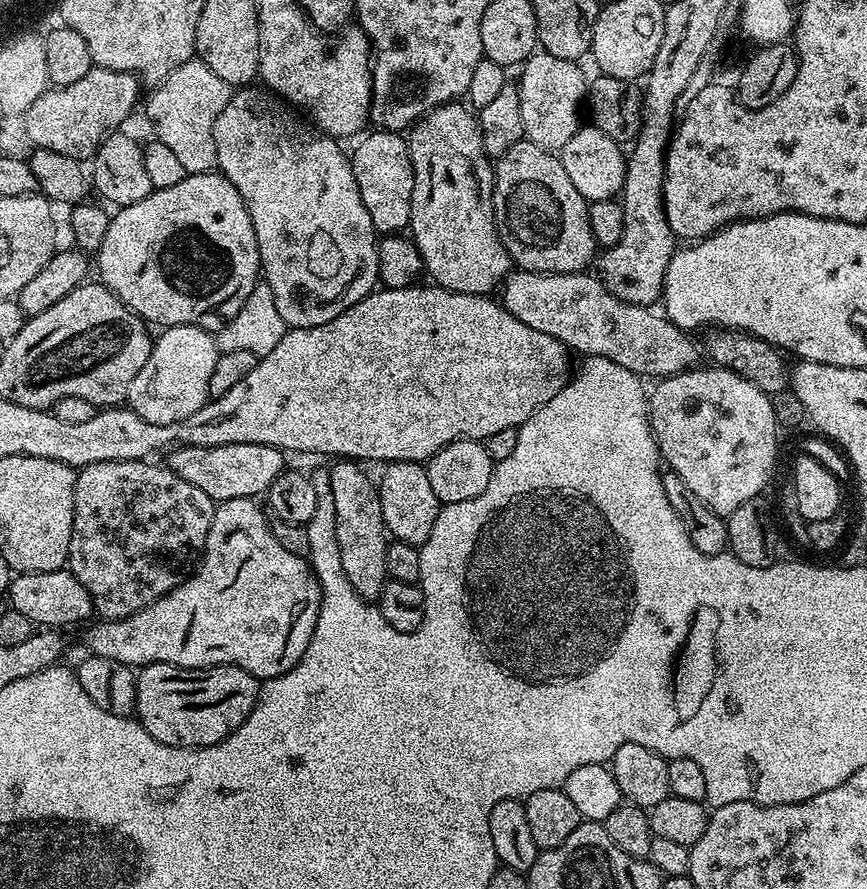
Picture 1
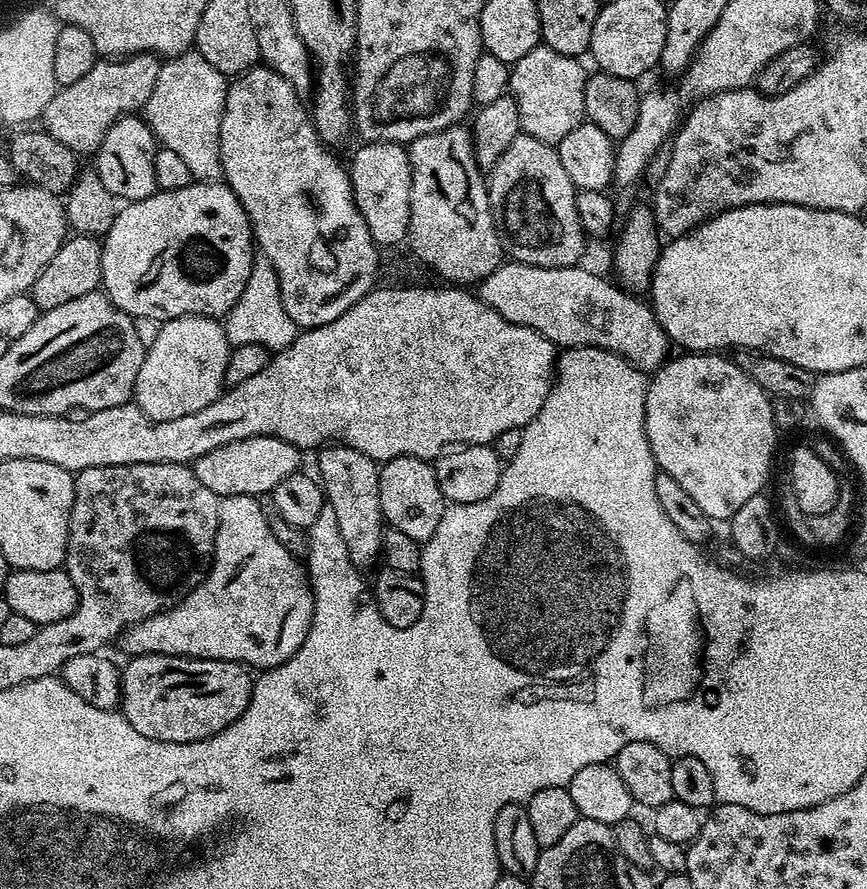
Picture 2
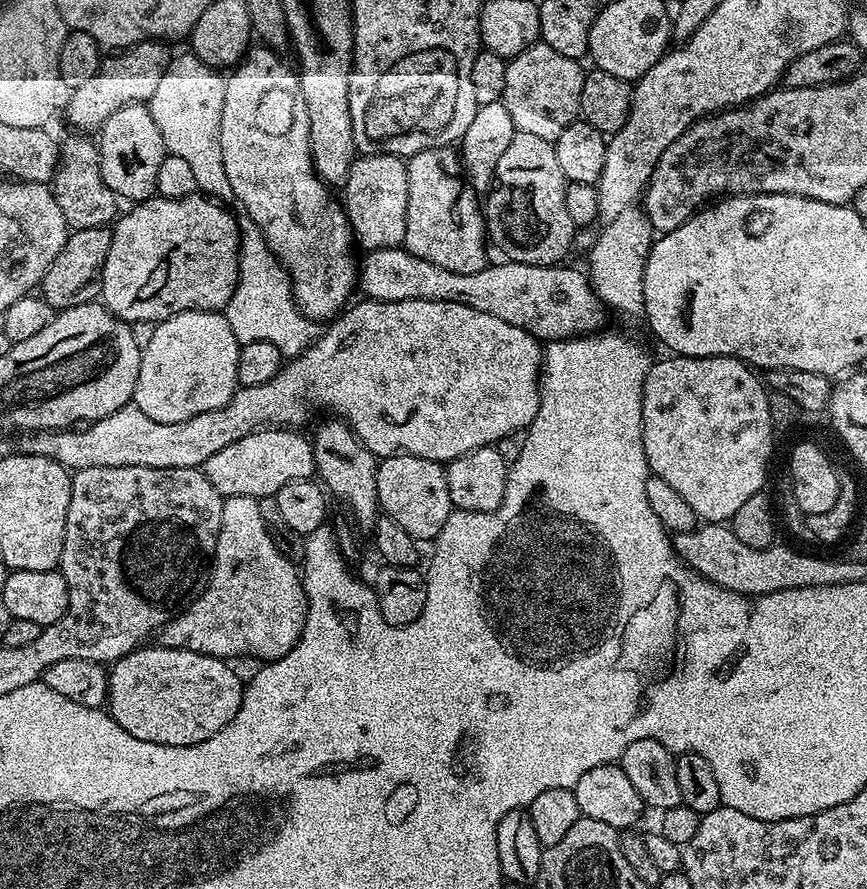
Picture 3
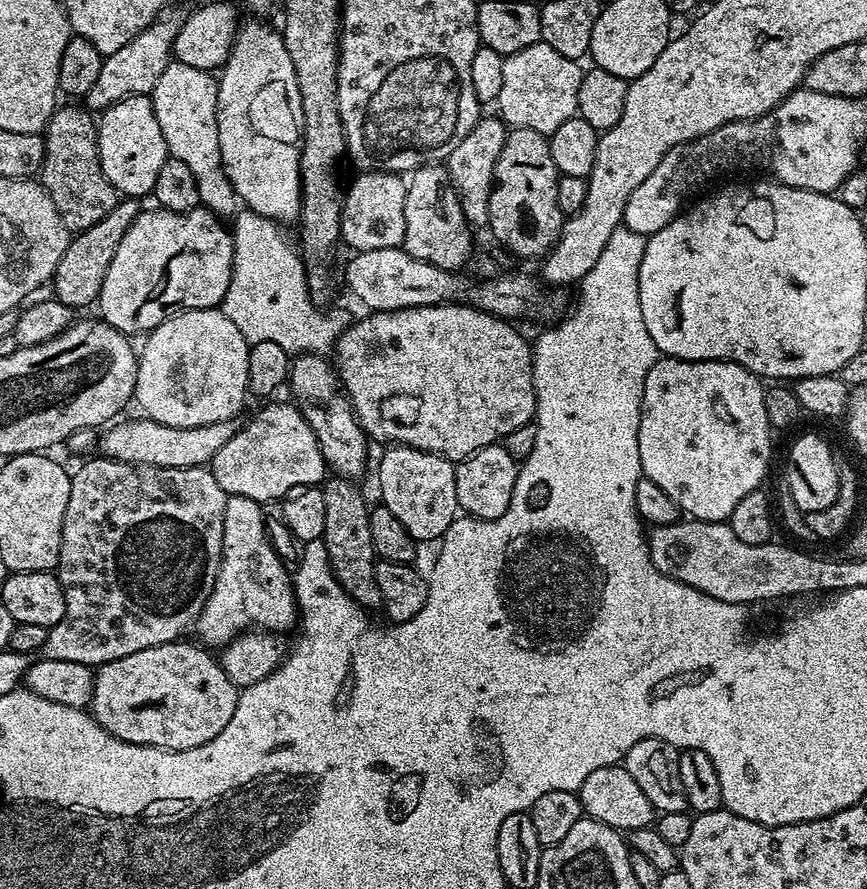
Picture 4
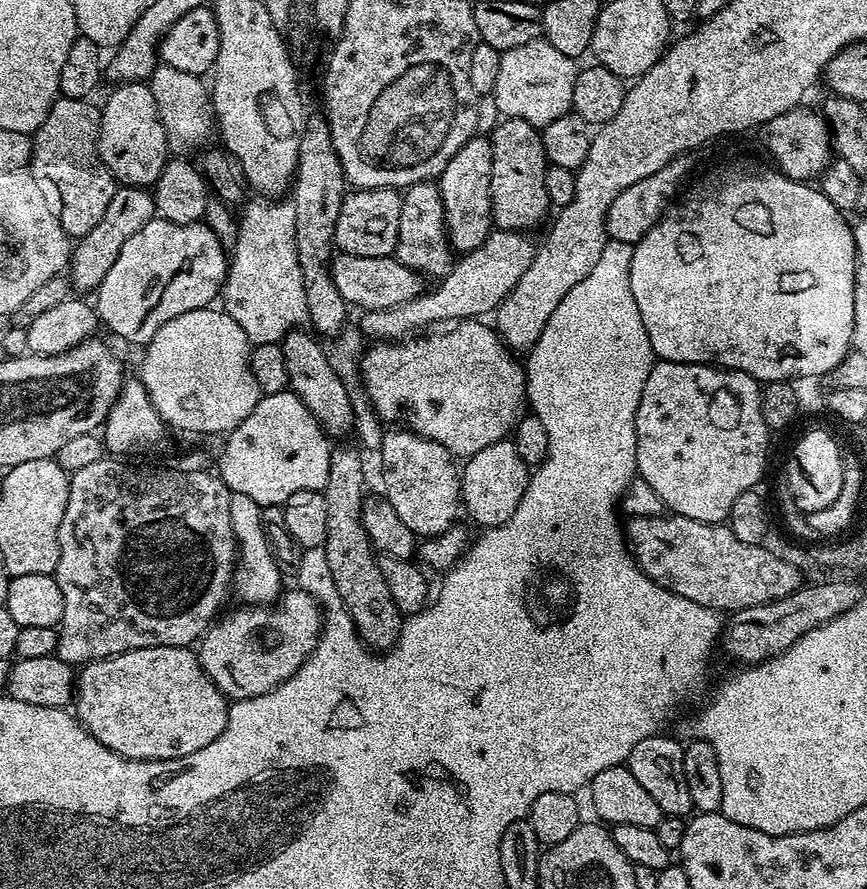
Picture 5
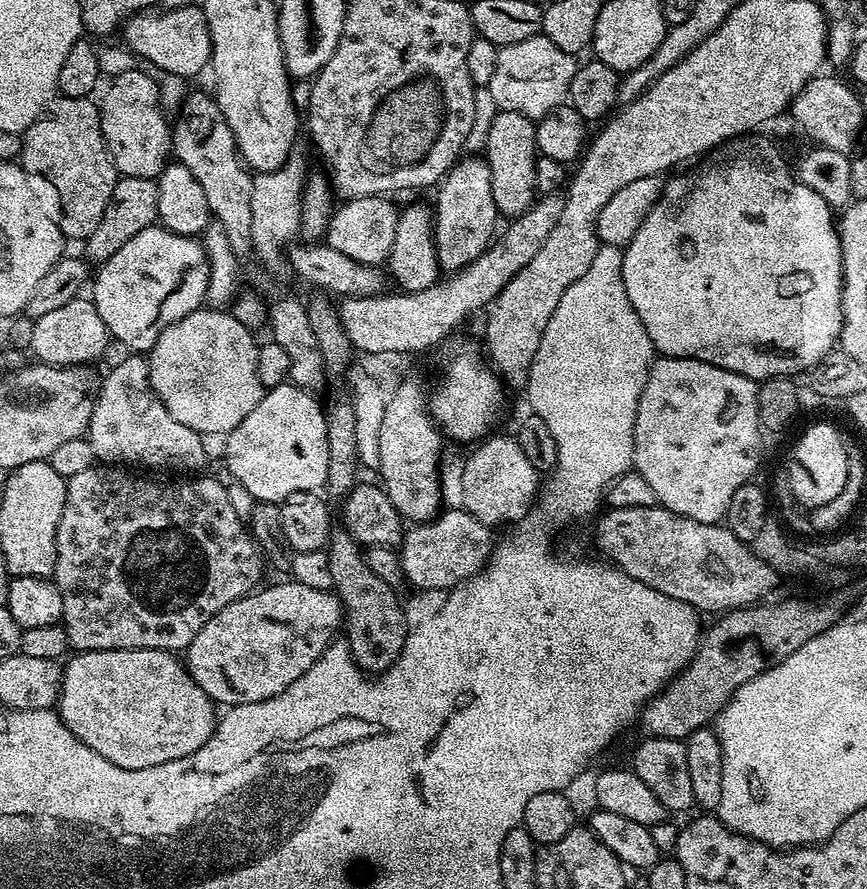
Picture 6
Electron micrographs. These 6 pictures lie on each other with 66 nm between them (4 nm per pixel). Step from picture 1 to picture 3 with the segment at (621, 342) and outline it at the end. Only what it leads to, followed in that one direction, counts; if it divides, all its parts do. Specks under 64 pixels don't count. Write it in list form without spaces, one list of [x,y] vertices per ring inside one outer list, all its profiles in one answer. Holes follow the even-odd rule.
[[[374,248],[358,264],[358,288],[369,300],[406,302],[462,302],[474,306],[482,314],[494,314],[510,326],[518,326],[541,342],[569,340],[572,336],[590,336],[605,327],[606,305],[592,289],[591,279],[568,266],[534,266],[508,260],[504,264],[489,263],[474,274],[454,274],[443,266],[434,266],[426,258],[410,254],[407,248]]]

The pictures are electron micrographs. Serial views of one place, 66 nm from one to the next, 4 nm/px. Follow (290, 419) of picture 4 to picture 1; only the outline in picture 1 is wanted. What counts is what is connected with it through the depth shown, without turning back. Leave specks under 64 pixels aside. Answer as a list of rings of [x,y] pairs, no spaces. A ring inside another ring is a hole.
[[[227,444],[226,446],[177,446],[167,453],[166,464],[178,478],[198,486],[213,502],[230,498],[260,498],[285,471],[285,453],[269,444]]]

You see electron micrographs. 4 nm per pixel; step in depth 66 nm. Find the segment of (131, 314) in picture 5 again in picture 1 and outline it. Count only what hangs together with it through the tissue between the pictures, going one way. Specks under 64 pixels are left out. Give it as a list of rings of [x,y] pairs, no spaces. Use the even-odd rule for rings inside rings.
[[[219,171],[186,174],[175,186],[155,189],[142,202],[125,204],[117,212],[108,221],[106,238],[102,238],[99,279],[149,325],[198,326],[216,334],[235,318],[261,279],[254,222],[250,222],[242,194]]]

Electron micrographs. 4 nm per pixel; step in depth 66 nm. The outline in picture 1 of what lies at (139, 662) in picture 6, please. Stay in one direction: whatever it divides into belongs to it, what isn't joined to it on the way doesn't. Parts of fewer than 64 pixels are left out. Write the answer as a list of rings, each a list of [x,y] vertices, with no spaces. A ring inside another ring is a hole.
[[[145,664],[136,672],[135,719],[158,742],[179,748],[205,748],[225,740],[254,710],[261,681],[233,664],[179,668]]]

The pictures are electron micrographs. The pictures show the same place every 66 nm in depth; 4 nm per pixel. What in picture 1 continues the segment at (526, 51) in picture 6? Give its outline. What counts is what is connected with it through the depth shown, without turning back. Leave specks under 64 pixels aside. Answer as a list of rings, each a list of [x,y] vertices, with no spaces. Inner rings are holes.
[[[537,50],[532,53],[529,60],[524,61],[522,67],[519,69],[520,80],[518,79],[518,98],[522,102],[522,126],[524,127],[524,135],[530,142],[534,142],[538,146],[549,150],[558,150],[562,146],[566,146],[566,142],[570,142],[570,138],[574,138],[574,134],[582,126],[580,120],[580,112],[582,116],[582,109],[586,104],[586,79],[584,80],[584,72],[580,69],[581,65],[574,60],[567,60],[566,58],[554,58],[554,54],[543,50]]]

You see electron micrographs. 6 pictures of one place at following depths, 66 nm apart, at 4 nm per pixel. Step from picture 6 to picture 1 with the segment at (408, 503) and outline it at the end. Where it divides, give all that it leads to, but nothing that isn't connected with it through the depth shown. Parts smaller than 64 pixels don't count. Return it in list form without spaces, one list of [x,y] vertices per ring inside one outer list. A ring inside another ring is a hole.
[[[394,460],[378,476],[378,491],[382,502],[382,518],[392,540],[401,540],[407,544],[421,545],[430,538],[434,522],[442,507],[440,500],[430,487],[428,469],[423,463],[414,460]]]

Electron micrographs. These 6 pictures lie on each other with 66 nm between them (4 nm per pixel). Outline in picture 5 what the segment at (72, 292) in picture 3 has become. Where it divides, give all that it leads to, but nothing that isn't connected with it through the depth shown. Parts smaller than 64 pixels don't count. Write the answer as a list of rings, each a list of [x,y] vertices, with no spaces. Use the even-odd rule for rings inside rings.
[[[117,187],[114,198],[110,198],[110,206],[106,206],[102,219],[94,225],[94,230],[75,241],[66,269],[71,287],[75,291],[77,288],[80,291],[77,293],[80,294],[95,293],[102,278],[106,278],[106,273],[110,271],[110,266],[114,266],[118,254],[122,254],[122,246],[126,246],[126,241],[134,238],[134,234],[138,234],[138,230],[142,230],[142,226],[146,226],[146,222],[150,222],[155,216],[156,203],[148,188]]]

